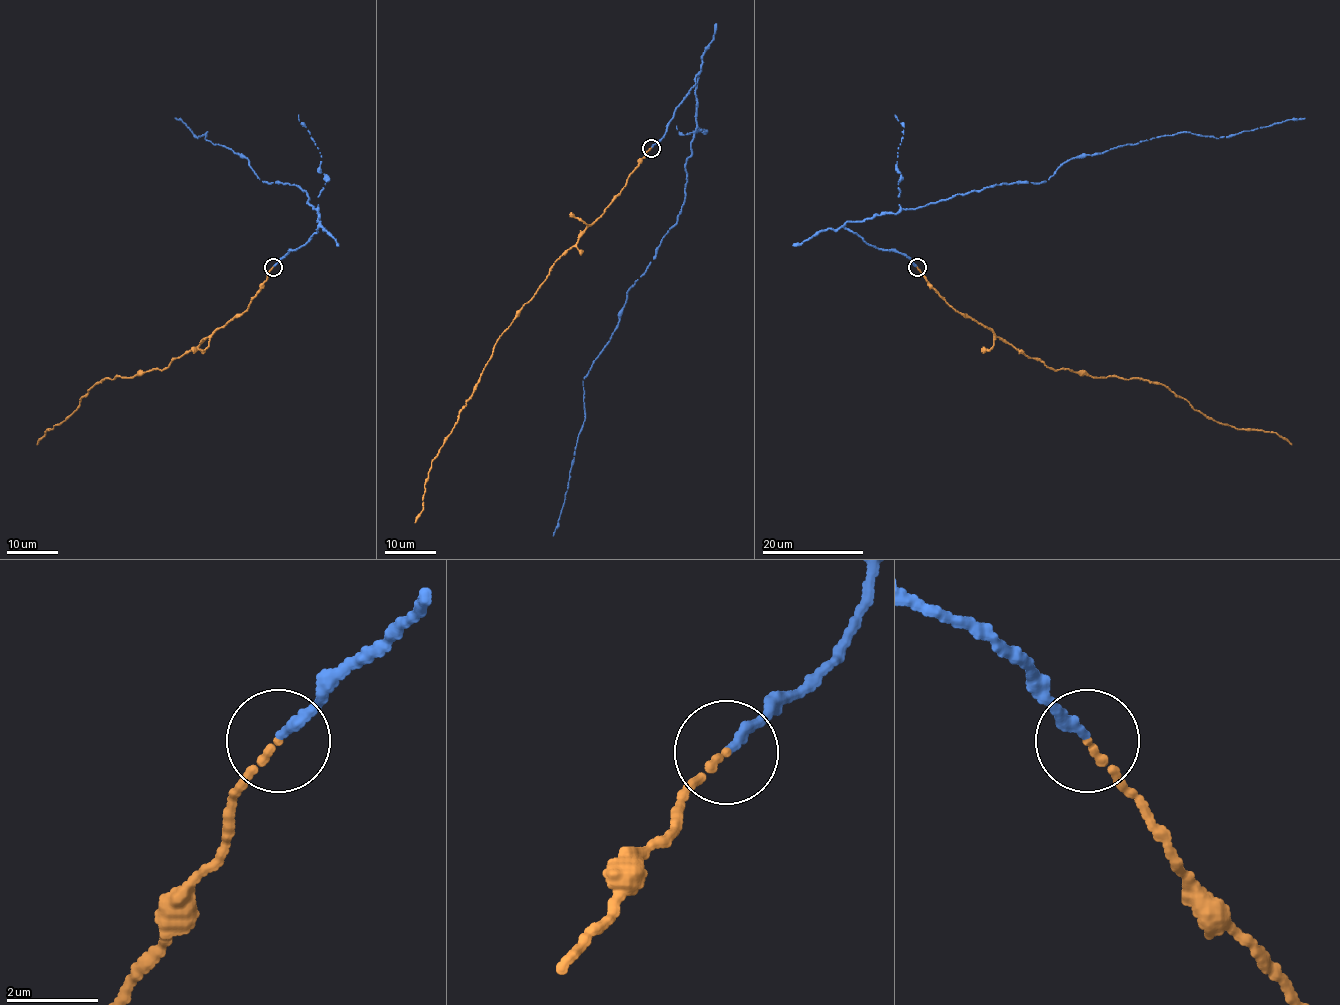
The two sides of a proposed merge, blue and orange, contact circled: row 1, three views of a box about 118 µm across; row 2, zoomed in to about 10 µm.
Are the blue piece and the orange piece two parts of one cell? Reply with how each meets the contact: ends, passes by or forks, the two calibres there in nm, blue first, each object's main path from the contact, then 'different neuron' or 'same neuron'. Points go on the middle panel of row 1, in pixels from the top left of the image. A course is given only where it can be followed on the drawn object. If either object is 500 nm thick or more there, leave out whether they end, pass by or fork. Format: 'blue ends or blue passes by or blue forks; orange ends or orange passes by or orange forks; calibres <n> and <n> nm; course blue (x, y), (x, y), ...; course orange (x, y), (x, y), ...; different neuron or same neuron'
blue ends; orange ends; calibres 220 and 150 nm; course blue (651, 148), (697, 75), (697, 127), (682, 211), (628, 290), (617, 328), (582, 381), (585, 420), (553, 536); course orange (651, 148), (605, 211), (553, 264), (537, 293), (500, 336), (472, 396), (431, 462), (423, 508), (414, 522); same neuron

